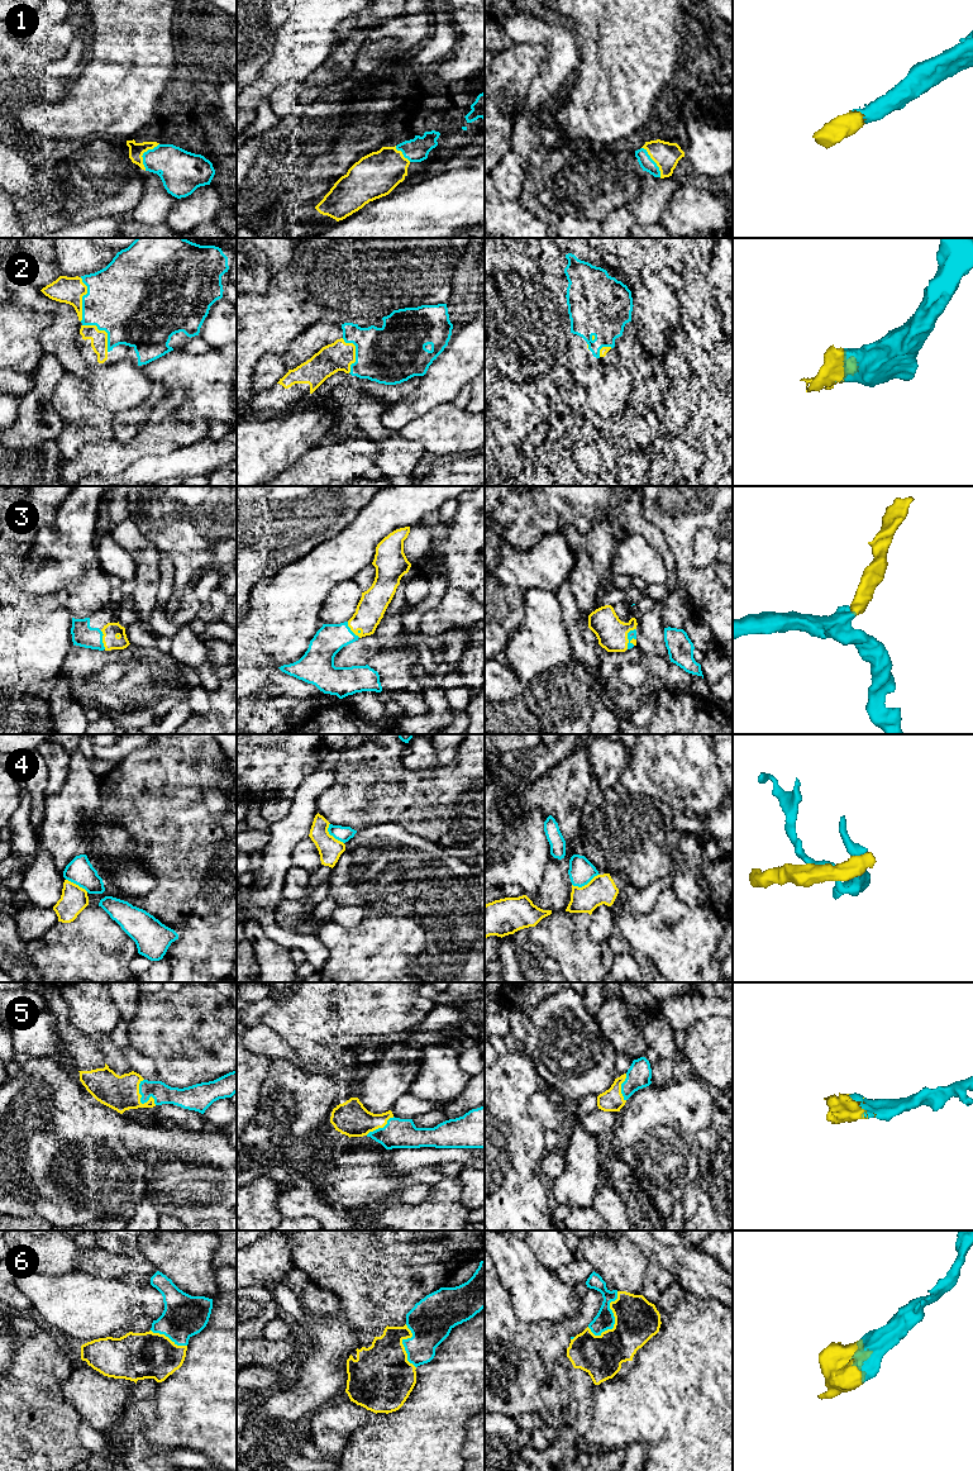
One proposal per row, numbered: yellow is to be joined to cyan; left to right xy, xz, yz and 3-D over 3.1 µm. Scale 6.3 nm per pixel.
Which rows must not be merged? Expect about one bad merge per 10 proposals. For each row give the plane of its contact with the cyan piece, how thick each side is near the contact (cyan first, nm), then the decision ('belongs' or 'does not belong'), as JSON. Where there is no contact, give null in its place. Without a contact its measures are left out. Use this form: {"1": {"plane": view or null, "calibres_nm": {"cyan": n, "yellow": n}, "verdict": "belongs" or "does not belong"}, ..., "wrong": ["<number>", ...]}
{"1": {"plane": "xy", "calibres_nm": {"cyan": 240, "yellow": 100}, "verdict": "belongs"}, "2": {"plane": "xy", "calibres_nm": {"cyan": 460, "yellow": 170}, "verdict": "belongs"}, "3": {"plane": "yz", "calibres_nm": {"cyan": 50, "yellow": 190}, "verdict": "belongs"}, "4": {"plane": "yz", "calibres_nm": {"cyan": 160, "yellow": 180}, "verdict": "does not belong"}, "5": {"plane": "xy", "calibres_nm": {"cyan": 130, "yellow": 220}, "verdict": "belongs"}, "6": {"plane": "yz", "calibres_nm": {"cyan": 120, "yellow": 280}, "verdict": "belongs"}, "wrong": ["4"]}

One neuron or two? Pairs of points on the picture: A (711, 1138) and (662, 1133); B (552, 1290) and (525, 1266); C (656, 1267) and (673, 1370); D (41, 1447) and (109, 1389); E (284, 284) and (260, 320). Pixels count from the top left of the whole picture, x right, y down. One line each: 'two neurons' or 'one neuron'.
A: two neurons
B: one neuron
C: two neurons
D: two neurons
E: one neuron

